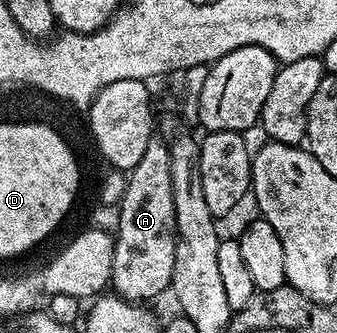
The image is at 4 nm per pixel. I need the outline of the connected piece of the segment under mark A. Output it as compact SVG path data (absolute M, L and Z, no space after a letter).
M164 140L147 143L143 159L128 170L125 191L121 197L115 228L115 259L111 263L112 292L125 301L152 302L172 283L175 264L175 199L171 187L171 155Z

